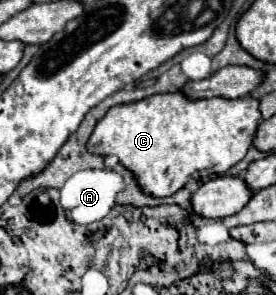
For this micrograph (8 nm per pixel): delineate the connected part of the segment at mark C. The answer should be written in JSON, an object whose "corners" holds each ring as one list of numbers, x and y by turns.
{"corners":[[166,92,110,108,96,124,86,146,100,156,116,154,118,160,136,174,144,192,172,196,192,182,192,178,220,176,240,162,252,146,252,136,256,136,260,122,260,100,252,96,236,100,220,96,188,100,184,92]]}

